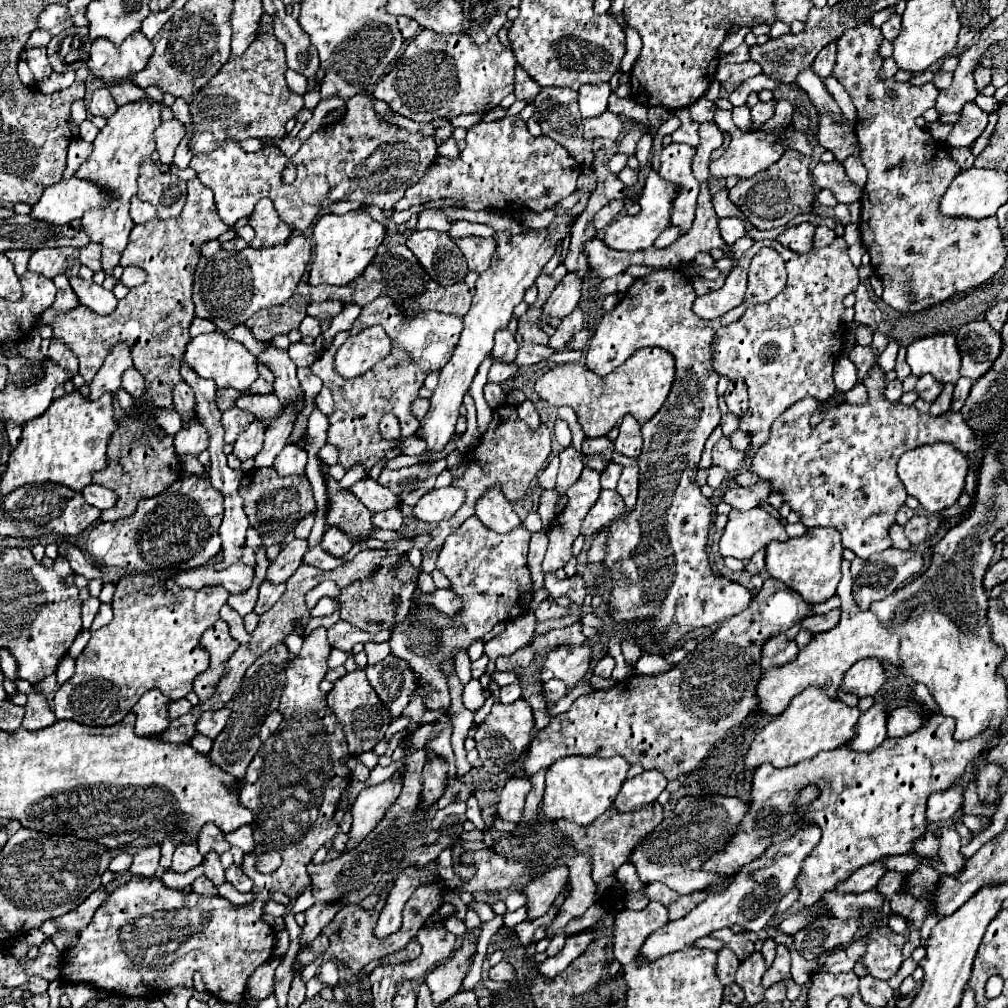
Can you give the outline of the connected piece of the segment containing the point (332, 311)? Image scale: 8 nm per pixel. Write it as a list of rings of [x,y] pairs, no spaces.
[[[325,301],[325,303],[311,303],[307,307],[307,315],[319,319],[319,321],[331,321],[333,317],[337,317],[343,311],[343,303],[339,301]]]

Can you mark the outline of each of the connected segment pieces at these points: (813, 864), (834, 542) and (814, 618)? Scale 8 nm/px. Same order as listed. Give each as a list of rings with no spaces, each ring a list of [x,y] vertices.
[[[907,687],[907,695],[907,707],[925,717],[925,725],[921,725],[915,733],[901,739],[885,739],[869,753],[855,753],[853,749],[841,747],[823,751],[817,757],[793,767],[775,769],[771,763],[759,765],[753,775],[749,811],[739,825],[739,833],[721,853],[715,853],[705,863],[705,869],[721,875],[735,875],[743,865],[757,859],[771,843],[789,837],[797,827],[795,813],[791,813],[793,797],[809,783],[817,783],[821,787],[821,795],[805,809],[801,823],[819,825],[823,835],[819,847],[805,859],[803,871],[797,879],[797,887],[801,889],[801,905],[813,905],[823,893],[831,891],[835,883],[847,879],[863,865],[869,865],[885,855],[909,853],[913,841],[927,831],[927,797],[933,791],[953,787],[963,777],[967,765],[979,759],[987,743],[993,741],[995,731],[985,729],[979,737],[957,741],[953,737],[955,721],[951,717],[945,717],[939,711],[925,713],[915,703],[911,687]]]
[[[833,527],[809,529],[803,537],[791,537],[787,541],[773,541],[767,545],[765,565],[771,577],[785,583],[789,589],[797,591],[807,603],[823,603],[835,595],[837,583],[841,579],[841,559],[843,559],[841,535]]]
[[[831,609],[827,615],[811,615],[811,617],[805,617],[801,621],[801,627],[807,629],[809,633],[817,635],[817,633],[823,633],[823,631],[833,629],[839,623],[839,617],[841,617],[841,609]]]

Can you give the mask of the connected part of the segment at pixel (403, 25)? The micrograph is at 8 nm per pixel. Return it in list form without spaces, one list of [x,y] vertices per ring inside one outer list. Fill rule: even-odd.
[[[397,17],[397,21],[399,21],[399,29],[405,39],[413,39],[421,31],[421,27],[411,17]]]

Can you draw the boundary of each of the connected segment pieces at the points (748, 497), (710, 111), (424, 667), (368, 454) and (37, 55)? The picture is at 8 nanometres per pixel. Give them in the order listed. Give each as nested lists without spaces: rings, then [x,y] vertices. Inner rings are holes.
[[[759,481],[757,485],[753,487],[729,487],[725,489],[725,493],[721,495],[721,501],[729,503],[733,509],[739,509],[739,511],[747,511],[747,509],[753,509],[759,505],[759,501],[765,501],[767,495],[769,495],[769,485]]]
[[[701,97],[701,101],[691,105],[691,119],[697,123],[705,123],[705,121],[715,121],[715,103]]]
[[[469,517],[461,523],[443,543],[437,569],[451,581],[453,591],[463,599],[463,609],[457,617],[447,617],[441,611],[429,611],[419,607],[415,617],[407,617],[393,627],[391,653],[405,659],[421,683],[429,683],[431,689],[423,689],[425,705],[429,709],[447,709],[451,705],[445,675],[439,671],[439,661],[453,657],[457,649],[467,649],[473,641],[481,639],[485,631],[501,621],[511,621],[523,615],[531,603],[531,577],[527,569],[529,531],[521,525],[511,533],[495,533],[487,529],[479,517]],[[461,625],[461,627],[459,627]]]
[[[377,297],[371,305],[363,307],[361,315],[353,324],[379,325],[381,322],[385,323],[385,333],[393,341],[393,351],[365,374],[346,380],[333,373],[333,355],[343,345],[343,341],[353,335],[351,329],[337,333],[327,351],[323,351],[319,359],[311,365],[313,375],[322,380],[323,386],[331,391],[335,399],[335,409],[329,415],[327,441],[339,449],[339,463],[347,469],[355,463],[373,467],[379,459],[385,457],[387,449],[397,447],[397,441],[387,441],[379,433],[377,425],[383,413],[391,411],[393,415],[397,415],[401,423],[401,437],[415,435],[415,431],[419,429],[419,421],[411,415],[409,405],[413,399],[417,399],[417,391],[421,389],[423,379],[429,373],[439,371],[449,361],[463,329],[461,317],[445,313],[419,313],[413,321],[405,321],[401,309],[393,305],[391,297]]]
[[[43,47],[29,49],[29,51],[25,51],[23,57],[29,63],[29,69],[31,69],[35,81],[41,81],[41,79],[45,79],[45,77],[49,77],[53,73],[53,69],[51,69],[51,65],[47,61],[47,53],[45,53]]]

